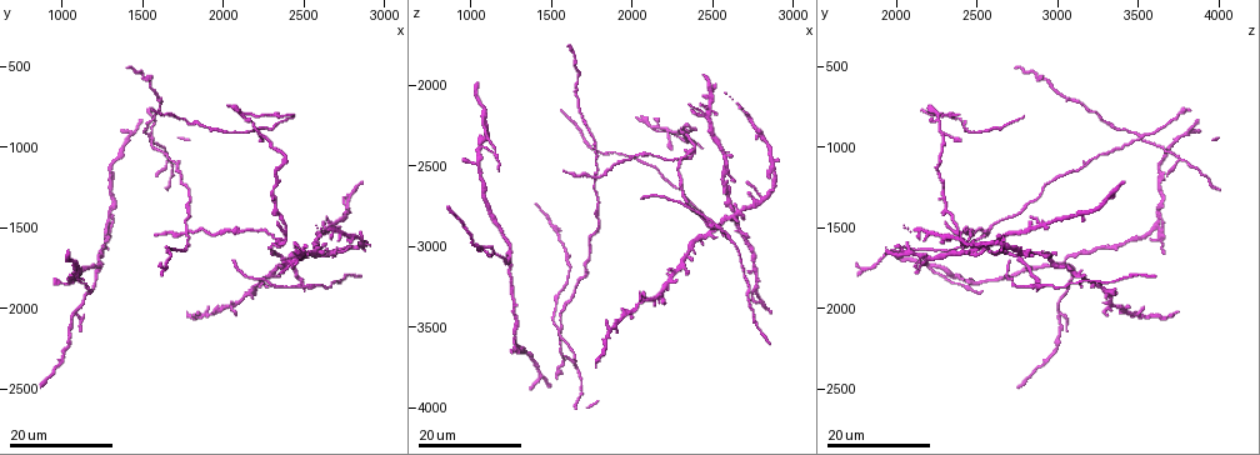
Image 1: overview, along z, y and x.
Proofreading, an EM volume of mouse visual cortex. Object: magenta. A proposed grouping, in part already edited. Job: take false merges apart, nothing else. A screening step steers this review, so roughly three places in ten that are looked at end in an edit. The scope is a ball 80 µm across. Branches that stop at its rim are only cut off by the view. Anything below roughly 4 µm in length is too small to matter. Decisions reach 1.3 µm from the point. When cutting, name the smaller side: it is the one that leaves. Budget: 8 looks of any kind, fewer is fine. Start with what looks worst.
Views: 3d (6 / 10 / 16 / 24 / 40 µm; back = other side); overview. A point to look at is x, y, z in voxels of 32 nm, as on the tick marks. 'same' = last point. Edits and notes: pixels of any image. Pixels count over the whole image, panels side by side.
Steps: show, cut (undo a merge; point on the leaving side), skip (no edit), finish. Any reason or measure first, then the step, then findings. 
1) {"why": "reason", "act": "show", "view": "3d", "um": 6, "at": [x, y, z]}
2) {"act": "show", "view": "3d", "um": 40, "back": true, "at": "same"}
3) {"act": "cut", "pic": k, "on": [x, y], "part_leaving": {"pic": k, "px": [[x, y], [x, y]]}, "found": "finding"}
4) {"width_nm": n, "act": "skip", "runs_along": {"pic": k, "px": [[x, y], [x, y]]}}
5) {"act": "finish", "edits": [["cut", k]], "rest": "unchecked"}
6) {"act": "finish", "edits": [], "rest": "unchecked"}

{"why": "arms part here", "act": "show", "view": "3d", "um": 16, "at": [1060, 1760, 2220]}

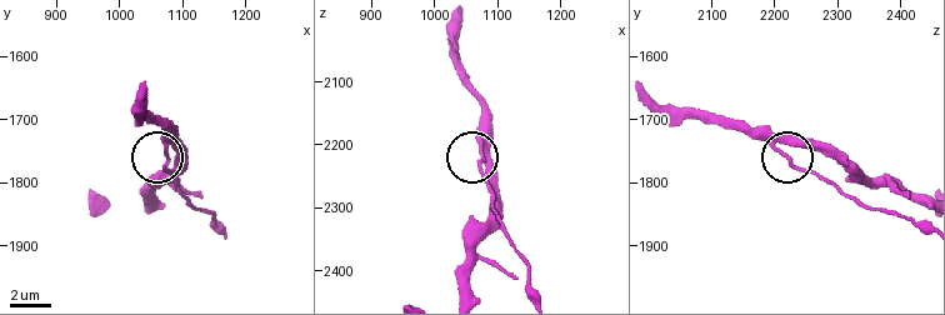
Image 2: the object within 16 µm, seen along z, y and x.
{"act": "show", "view": "3d", "um": 6, "at": [1080, 1755, 2215]}

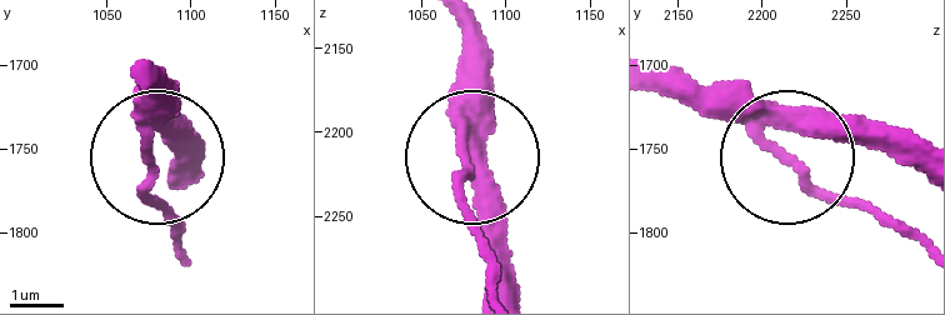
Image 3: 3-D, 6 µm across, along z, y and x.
{"act": "skip", "runs_along": {"pic": 3, "px": [[920, 173], [813, 131], [771, 154], [683, 69]]}, "found": "one cell here"}

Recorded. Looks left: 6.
{"why": "small branch off a trunk", "act": "show", "view": "3d", "um": 16, "at": [2520, 1860, 2840]}

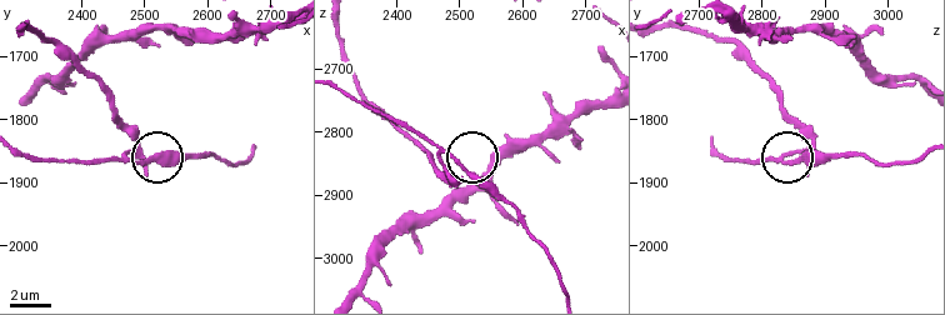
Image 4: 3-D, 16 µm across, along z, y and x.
{"why": "closer look", "act": "show", "view": "3d", "um": 6, "at": [2510, 1860, 2855]}

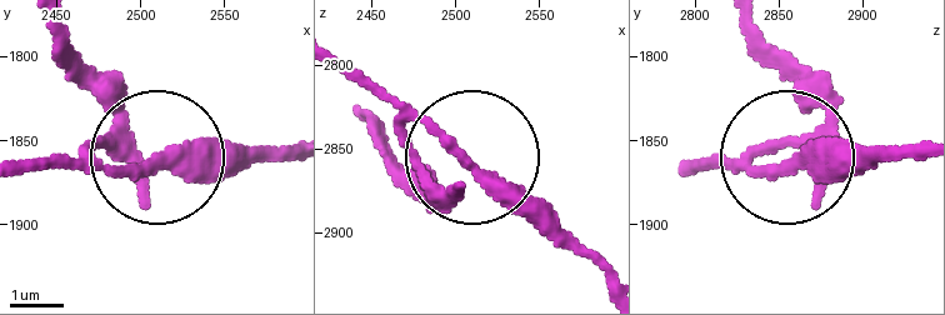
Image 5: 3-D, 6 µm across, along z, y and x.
{"act": "show", "view": "3d", "um": 6, "back": true, "at": [2510, 1862, 2860]}

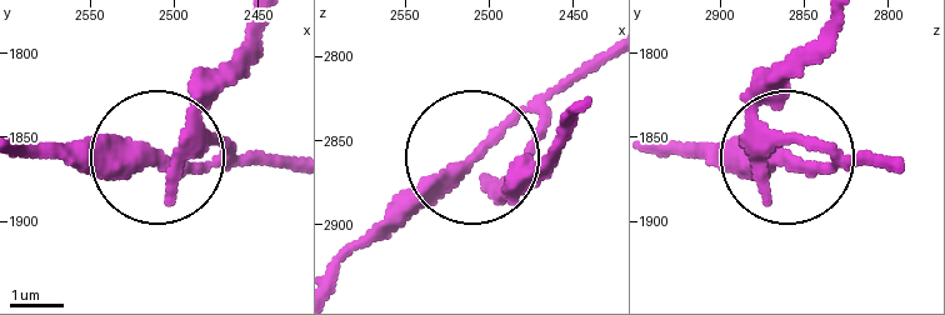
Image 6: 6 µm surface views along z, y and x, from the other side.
{"act": "cut", "pic": 6, "on": [261, 150], "part_leaving": {"pic": 6, "px": [[801, 140], [824, 145], [829, 163], [663, 154]]}, "found": "two cells meet here"}

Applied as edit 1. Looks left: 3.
{"act": "show", "view": "overview"}

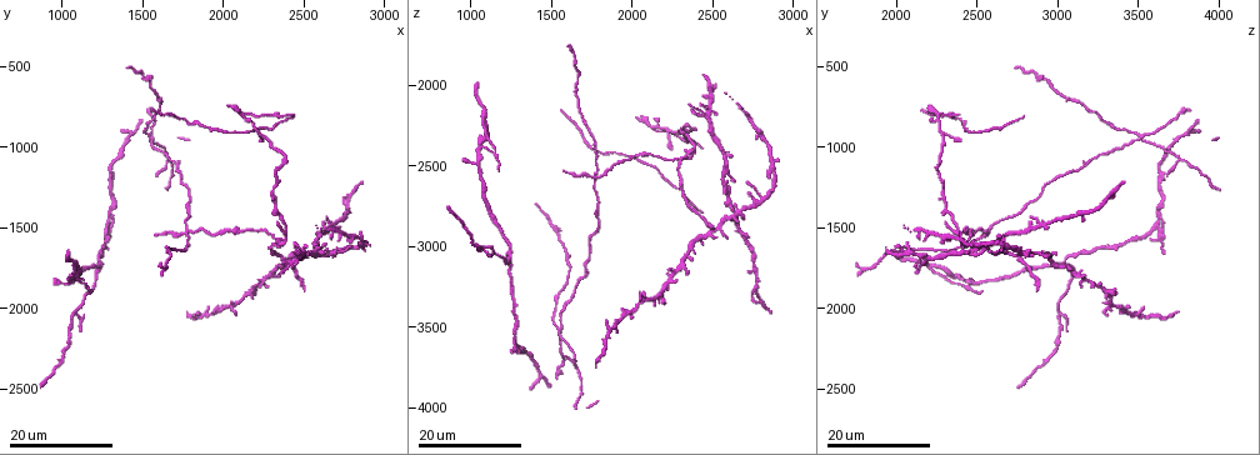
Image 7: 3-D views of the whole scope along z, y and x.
{"why": "four or more arms meet", "act": "show", "view": "3d", "um": 16, "at": [2440, 1700, 2200]}

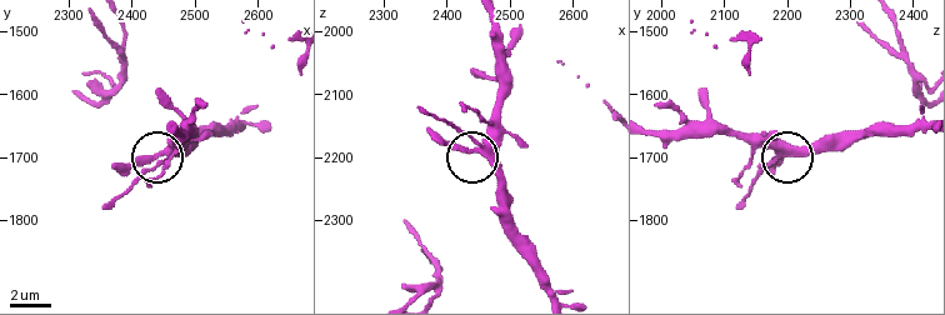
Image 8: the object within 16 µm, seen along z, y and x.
{"why": "closer look", "act": "show", "view": "3d", "um": 10, "at": [2455, 1690, 2185]}

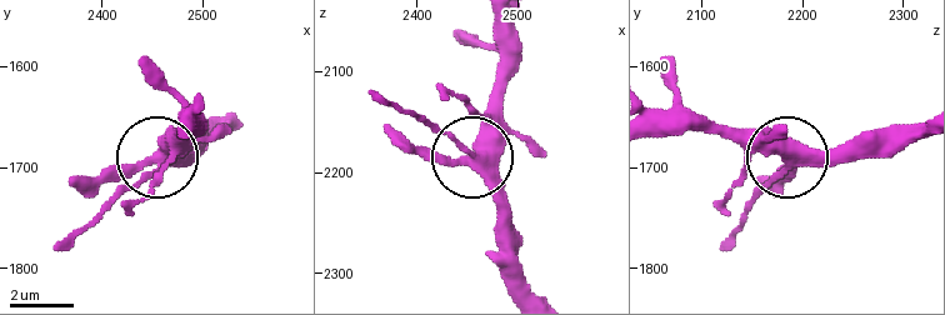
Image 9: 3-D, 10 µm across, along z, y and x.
{"arms": 4, "act": "skip", "found": "all the same cell"}

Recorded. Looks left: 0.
{"act": "finish", "edits": [["cut", 6]], "rest": "unchecked"}

